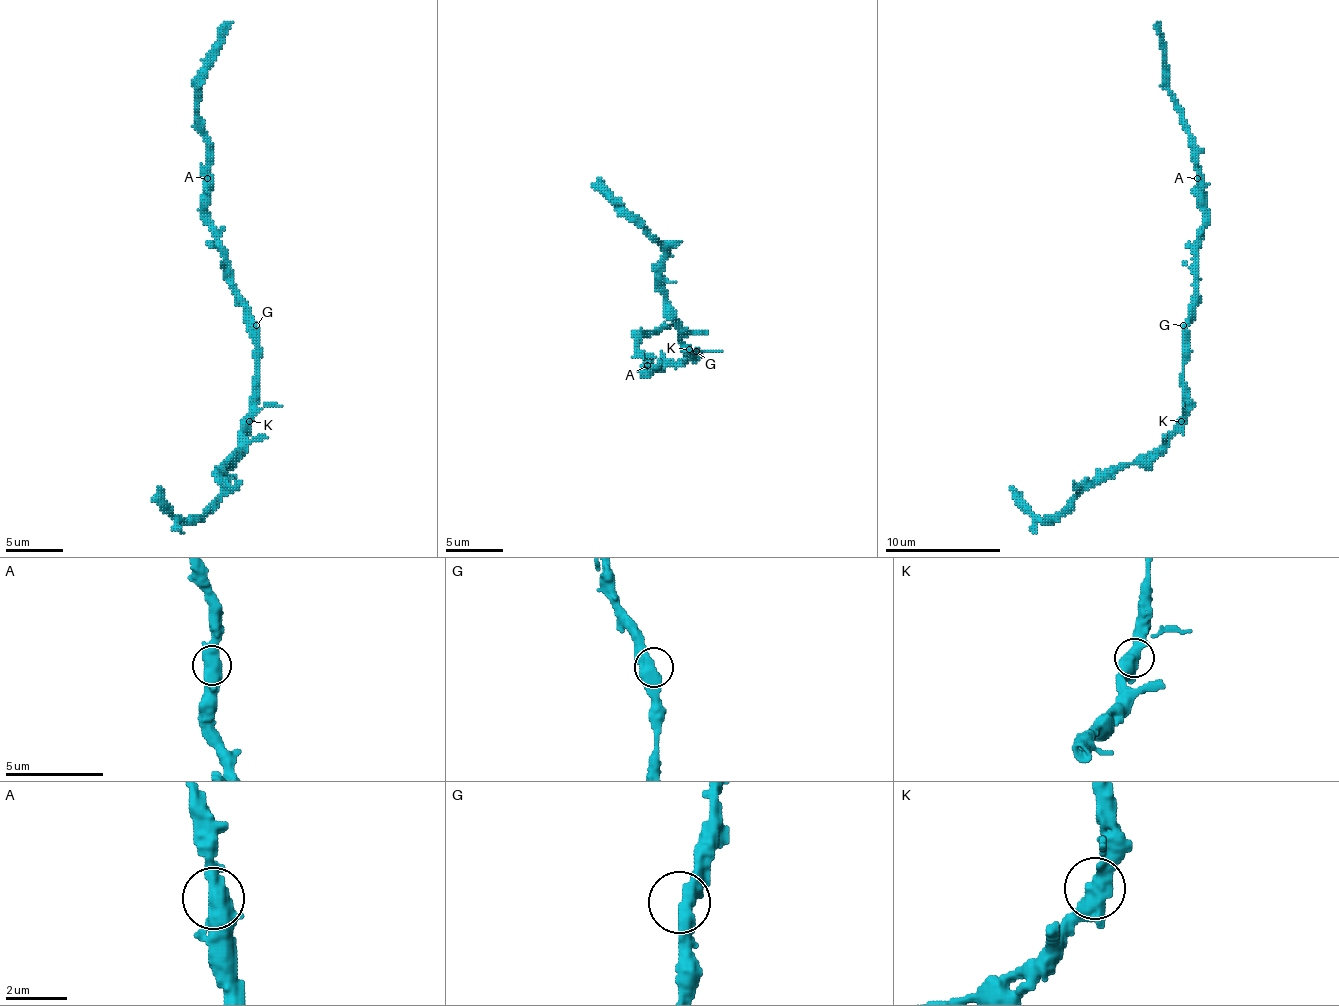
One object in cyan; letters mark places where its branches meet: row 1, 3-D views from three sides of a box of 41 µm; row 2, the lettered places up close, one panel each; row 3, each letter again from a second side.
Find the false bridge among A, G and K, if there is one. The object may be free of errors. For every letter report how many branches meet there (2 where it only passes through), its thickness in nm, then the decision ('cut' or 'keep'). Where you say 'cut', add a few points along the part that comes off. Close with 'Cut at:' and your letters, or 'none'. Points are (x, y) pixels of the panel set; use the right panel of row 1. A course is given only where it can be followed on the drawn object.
A: 3 branches meet; 440 nm thick; keep
G: 2 branches meet; 480 nm thick; keep
K: 3 branches meet; 500 nm thick; keep
Cut at: none

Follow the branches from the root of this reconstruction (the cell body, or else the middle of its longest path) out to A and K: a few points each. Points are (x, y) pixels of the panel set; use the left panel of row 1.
A: (250, 328), (247, 305), (233, 285), (227, 250), (218, 239), (218, 230), (207, 215), (207, 178)
K: (250, 328), (250, 337), (256, 345), (256, 406), (250, 420)

